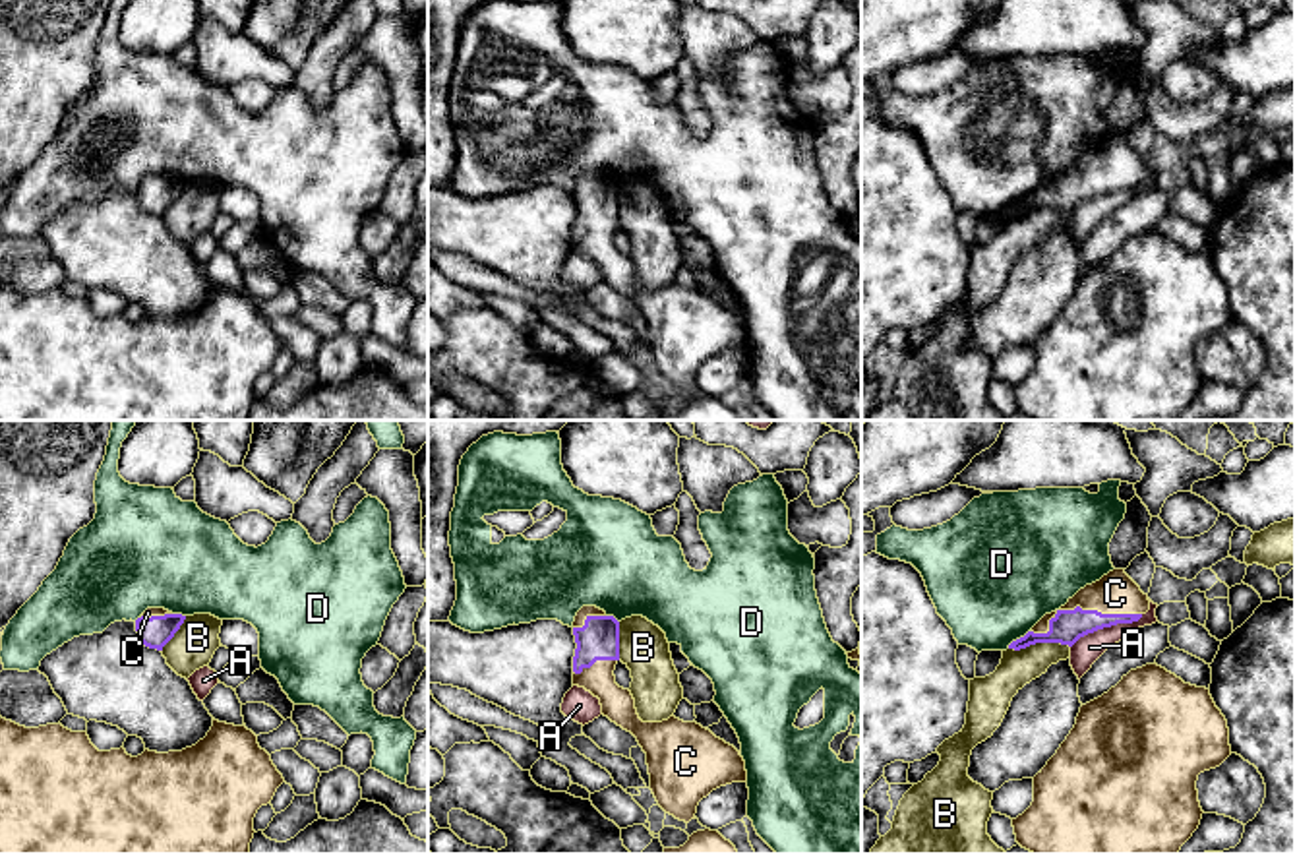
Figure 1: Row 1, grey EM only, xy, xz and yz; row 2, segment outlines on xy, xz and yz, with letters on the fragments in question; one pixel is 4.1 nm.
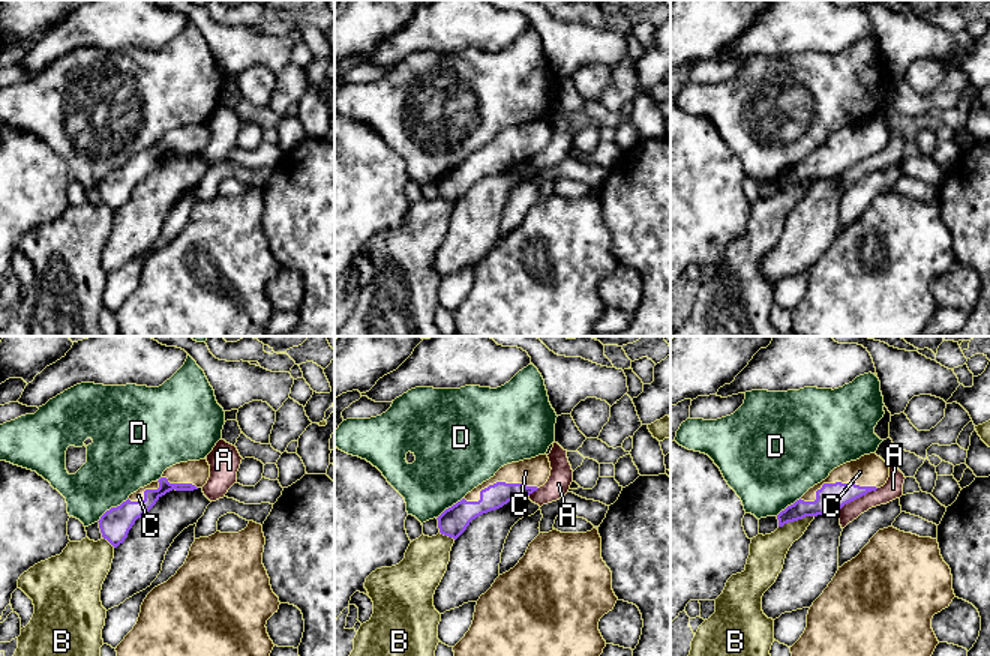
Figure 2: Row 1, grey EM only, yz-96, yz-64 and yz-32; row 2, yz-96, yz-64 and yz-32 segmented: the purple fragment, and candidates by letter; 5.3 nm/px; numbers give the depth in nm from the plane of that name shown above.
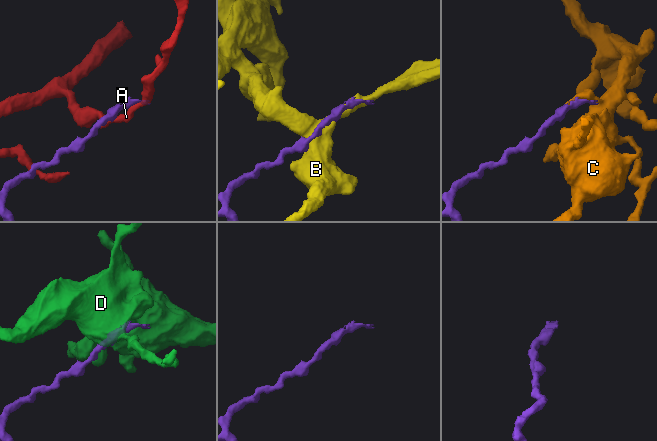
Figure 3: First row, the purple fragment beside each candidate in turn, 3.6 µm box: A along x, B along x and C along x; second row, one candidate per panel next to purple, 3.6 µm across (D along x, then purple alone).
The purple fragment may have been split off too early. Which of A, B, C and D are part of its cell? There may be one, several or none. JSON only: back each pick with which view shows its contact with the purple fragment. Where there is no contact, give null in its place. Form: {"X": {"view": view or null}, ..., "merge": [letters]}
{"C": {"view": "yz"}, "merge": ["C"]}

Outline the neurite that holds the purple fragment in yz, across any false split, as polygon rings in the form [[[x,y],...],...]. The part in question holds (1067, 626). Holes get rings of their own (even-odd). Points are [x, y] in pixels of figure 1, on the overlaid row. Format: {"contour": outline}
{"contour": [[[1113,569],[1099,581],[1080,589],[1059,610],[1045,614],[1009,649],[1020,651],[1036,643],[1072,647],[1080,637],[1098,629],[1138,622],[1148,610],[1148,595],[1140,591],[1125,569]]]}

